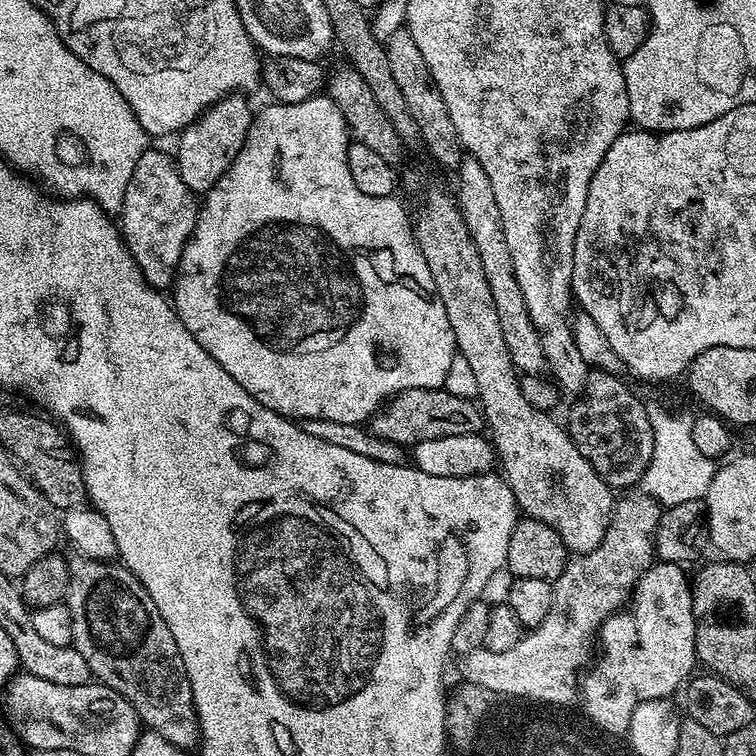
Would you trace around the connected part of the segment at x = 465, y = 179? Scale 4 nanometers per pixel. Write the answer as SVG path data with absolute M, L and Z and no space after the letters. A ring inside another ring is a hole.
M467 154L460 159L460 167L455 169L454 176L456 204L460 208L462 222L466 222L466 230L470 230L478 258L482 258L482 270L486 270L486 282L490 282L490 294L494 294L494 306L498 306L498 322L502 322L502 334L506 338L506 347L510 349L510 358L517 373L541 375L546 365L540 331L526 310L526 298L522 298L522 289L518 287L518 278L514 275L514 258L510 258L510 246L506 246L502 214L498 211L498 201L494 199L494 186L490 186L486 170L482 170L479 162Z

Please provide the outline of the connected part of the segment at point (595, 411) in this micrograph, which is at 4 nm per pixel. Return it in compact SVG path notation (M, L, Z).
M593 371L588 385L568 412L568 437L582 450L582 458L614 490L639 485L643 472L651 464L654 430L651 429L645 401L640 401L614 372Z

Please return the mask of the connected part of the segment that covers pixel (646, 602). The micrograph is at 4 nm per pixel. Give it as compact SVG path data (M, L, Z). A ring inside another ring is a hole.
M652 563L642 574L642 578L638 578L631 600L620 611L606 618L606 622L600 627L598 655L579 681L578 700L579 703L584 703L583 715L609 737L620 738L627 733L630 718L642 702L666 700L673 695L671 692L679 693L685 681L693 675L692 667L697 667L692 580L684 572L687 571L678 564Z

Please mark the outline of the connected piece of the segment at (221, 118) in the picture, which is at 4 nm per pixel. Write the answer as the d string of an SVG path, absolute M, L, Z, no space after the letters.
M229 94L209 104L200 113L196 123L189 124L183 132L179 133L174 151L174 159L178 174L182 174L182 182L194 194L206 194L226 174L228 167L234 162L238 150L246 142L246 134L254 122L253 109L248 109L248 104L240 94Z

